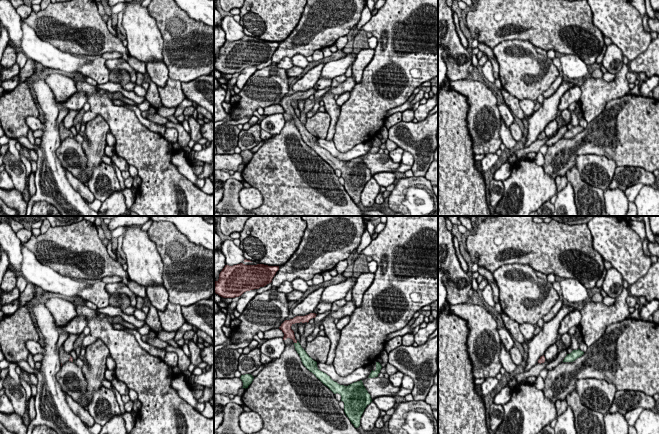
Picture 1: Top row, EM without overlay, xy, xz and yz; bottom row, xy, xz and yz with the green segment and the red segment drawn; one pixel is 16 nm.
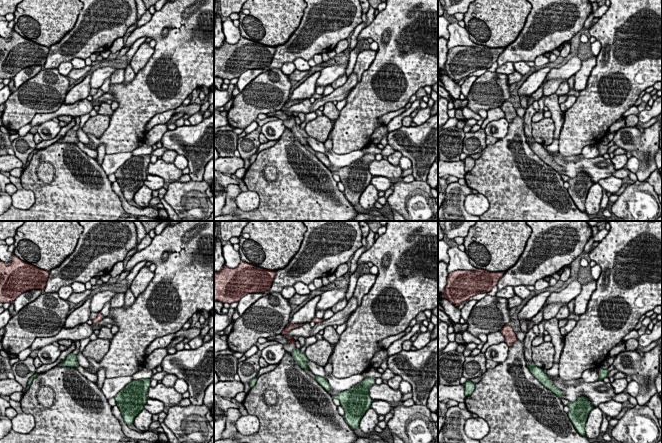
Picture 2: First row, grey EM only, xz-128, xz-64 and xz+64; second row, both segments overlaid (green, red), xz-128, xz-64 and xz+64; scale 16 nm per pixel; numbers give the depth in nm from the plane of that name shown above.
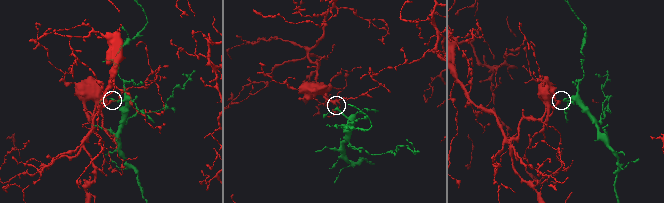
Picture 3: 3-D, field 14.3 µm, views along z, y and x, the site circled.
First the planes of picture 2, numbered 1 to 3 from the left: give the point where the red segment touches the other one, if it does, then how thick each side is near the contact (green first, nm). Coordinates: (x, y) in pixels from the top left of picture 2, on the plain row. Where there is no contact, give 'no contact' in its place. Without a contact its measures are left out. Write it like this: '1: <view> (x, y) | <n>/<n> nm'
1: no contact
2: xz-64 (296, 124) | 200/30 nm
3: no contact

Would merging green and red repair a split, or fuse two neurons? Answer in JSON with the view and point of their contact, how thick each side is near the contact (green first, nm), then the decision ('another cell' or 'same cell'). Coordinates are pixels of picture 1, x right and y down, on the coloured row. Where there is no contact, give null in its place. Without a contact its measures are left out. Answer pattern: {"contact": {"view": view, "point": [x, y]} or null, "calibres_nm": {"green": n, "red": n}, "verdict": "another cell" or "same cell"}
{"contact": {"view": "xz", "point": [295, 343]}, "calibres_nm": {"green": 130, "red": 160}, "verdict": "same cell"}

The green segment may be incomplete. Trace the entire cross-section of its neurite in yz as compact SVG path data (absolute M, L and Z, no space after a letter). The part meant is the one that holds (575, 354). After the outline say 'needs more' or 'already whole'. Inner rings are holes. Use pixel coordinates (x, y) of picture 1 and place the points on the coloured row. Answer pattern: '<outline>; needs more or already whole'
M580 349L578 350L573 350L570 354L567 354L567 356L564 358L563 362L573 362L577 358L581 357L584 354L583 351Z; already whole

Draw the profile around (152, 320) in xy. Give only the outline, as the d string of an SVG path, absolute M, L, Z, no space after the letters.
M152 305L149 306L149 311L147 313L145 322L150 327L150 329L156 333L162 331L158 310Z

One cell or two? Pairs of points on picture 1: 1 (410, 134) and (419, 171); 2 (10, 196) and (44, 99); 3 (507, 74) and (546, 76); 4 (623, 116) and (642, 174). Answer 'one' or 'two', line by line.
1: one
2: two
3: one
4: two

